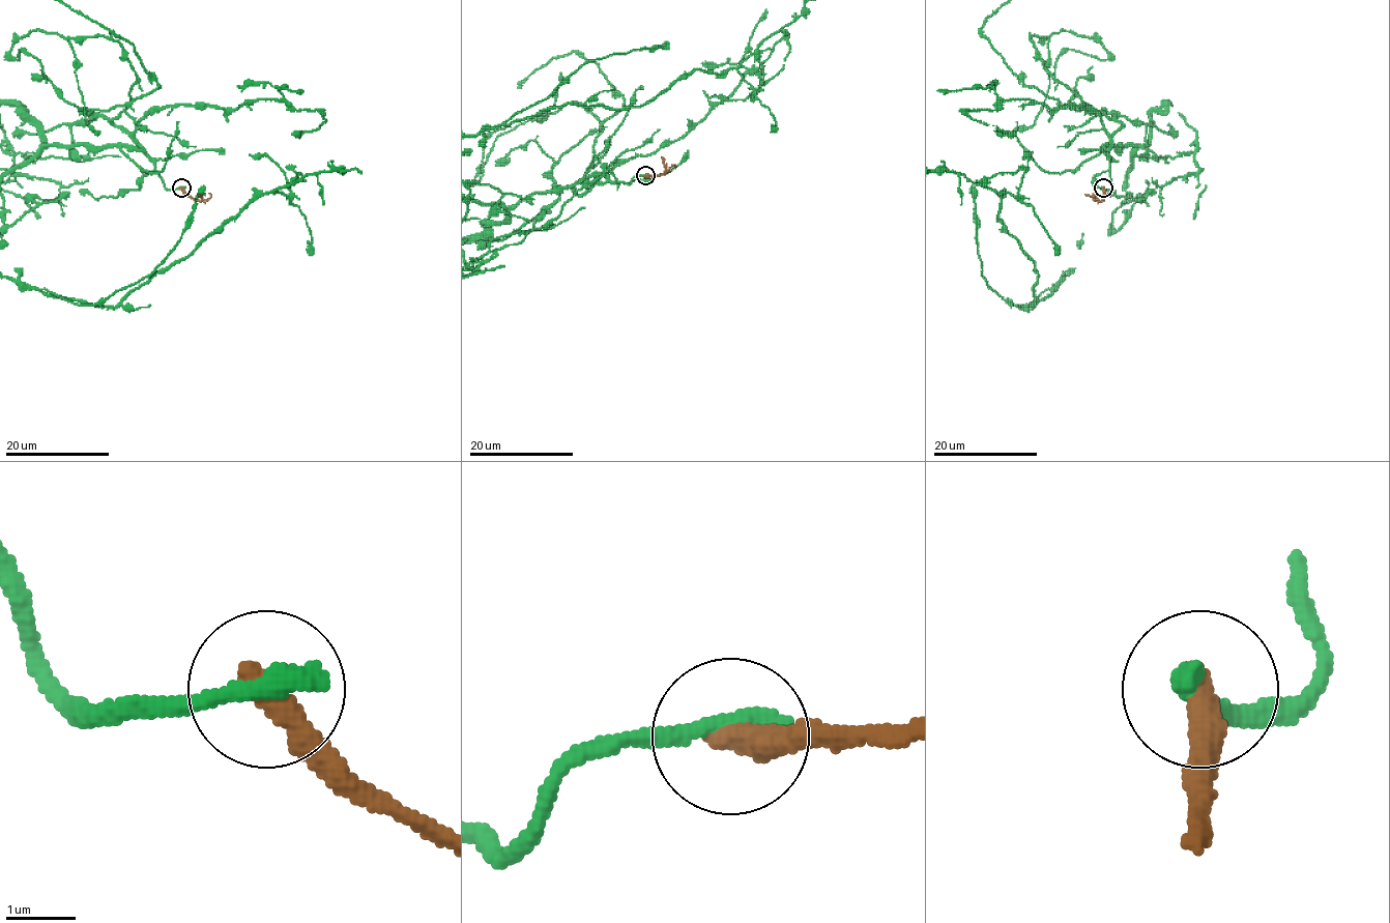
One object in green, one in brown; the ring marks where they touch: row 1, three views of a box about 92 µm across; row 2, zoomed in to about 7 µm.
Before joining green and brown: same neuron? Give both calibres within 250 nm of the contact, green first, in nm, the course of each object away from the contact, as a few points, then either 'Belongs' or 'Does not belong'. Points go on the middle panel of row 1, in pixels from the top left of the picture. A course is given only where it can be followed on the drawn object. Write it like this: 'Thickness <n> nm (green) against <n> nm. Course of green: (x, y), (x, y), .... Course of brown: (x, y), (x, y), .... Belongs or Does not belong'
Thickness 400 nm (green) against 440 nm. Course of green: (645, 176), (630, 183), (591, 176), (534, 192), (504, 222). Course of brown: (645, 176), (665, 173), (675, 166), (672, 165). Does not belong

